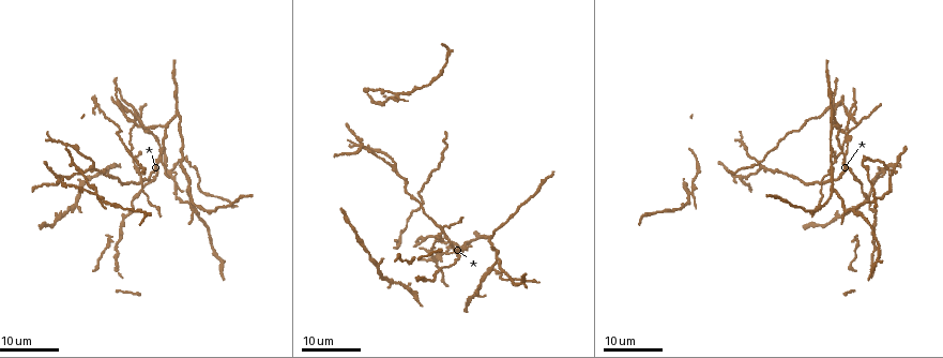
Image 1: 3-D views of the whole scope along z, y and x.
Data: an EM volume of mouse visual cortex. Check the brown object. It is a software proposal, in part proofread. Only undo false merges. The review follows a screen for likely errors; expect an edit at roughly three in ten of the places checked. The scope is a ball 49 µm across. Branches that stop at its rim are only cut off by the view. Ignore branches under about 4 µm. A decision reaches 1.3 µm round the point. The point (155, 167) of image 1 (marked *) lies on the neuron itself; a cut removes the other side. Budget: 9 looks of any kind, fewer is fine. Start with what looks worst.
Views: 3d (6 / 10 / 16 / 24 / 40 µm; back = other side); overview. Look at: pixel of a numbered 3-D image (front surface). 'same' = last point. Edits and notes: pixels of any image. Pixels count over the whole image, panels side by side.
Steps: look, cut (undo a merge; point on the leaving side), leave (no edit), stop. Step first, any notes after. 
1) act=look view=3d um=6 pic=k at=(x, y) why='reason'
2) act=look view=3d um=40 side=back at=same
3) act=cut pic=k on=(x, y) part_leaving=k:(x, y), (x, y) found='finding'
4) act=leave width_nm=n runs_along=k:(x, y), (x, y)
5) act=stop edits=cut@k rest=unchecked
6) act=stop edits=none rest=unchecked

act=look view=3d um=16 pic=1 at=(161, 152) why='four arms meet'

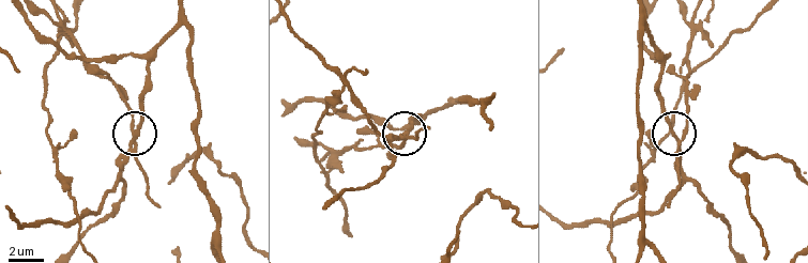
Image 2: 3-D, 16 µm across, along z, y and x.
act=look view=3d um=6 pic=2 at=(680, 138)

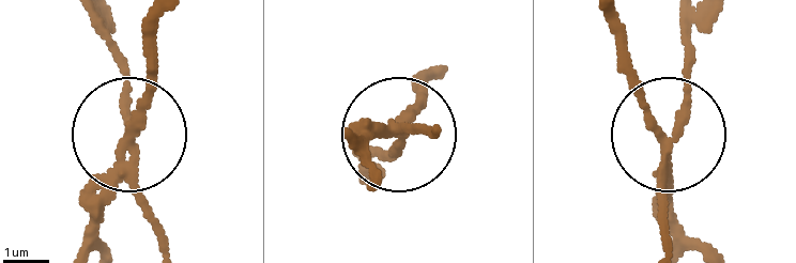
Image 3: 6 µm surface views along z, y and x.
act=cut pic=3 on=(161, 227) arms=4 part_leaving=3:(135, 163), (123, 63), (96, 17) found='two neurons meet here'

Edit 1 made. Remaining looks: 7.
act=look view=3d um=24 pic=1 at=(397, 92) why='four arms meet'

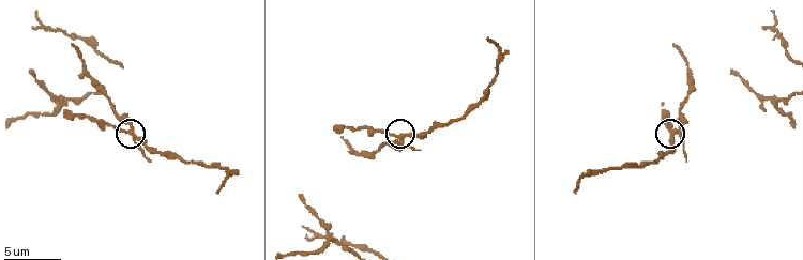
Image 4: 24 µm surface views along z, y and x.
act=look view=3d um=10 pic=4 at=(673, 130)

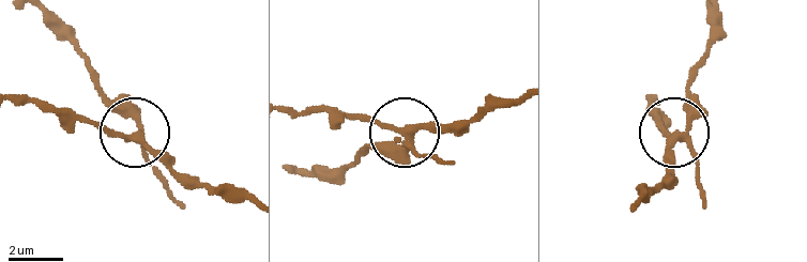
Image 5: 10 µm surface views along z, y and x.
act=look view=3d um=6 pic=5 at=(132, 135)

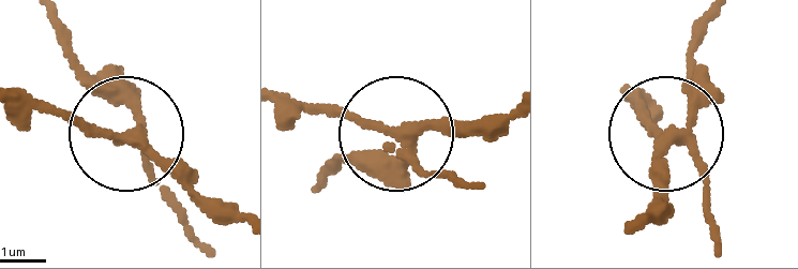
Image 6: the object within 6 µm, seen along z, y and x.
act=cut pic=6 on=(93, 84) width_nm=220 part_leaving=6:(141, 134), (61, 23) found='two neurons meet here'

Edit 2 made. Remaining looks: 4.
act=look view=3d um=16 pic=1 at=(823, 177) why='four or more arms meet'

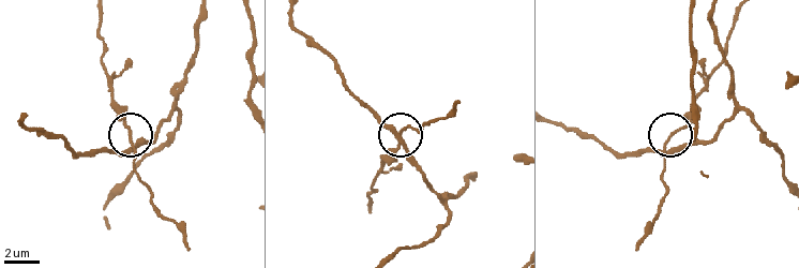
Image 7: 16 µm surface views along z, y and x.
act=look view=3d um=10 pic=7 at=(132, 140)

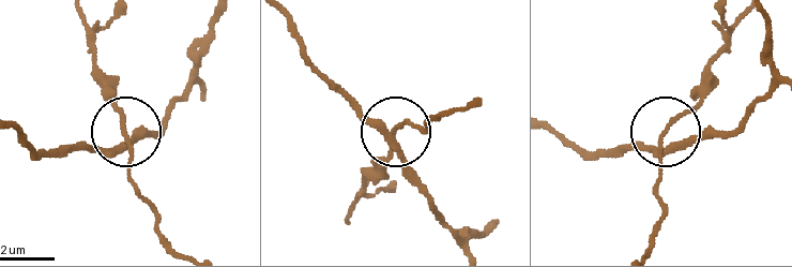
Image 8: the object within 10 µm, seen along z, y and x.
act=leave runs_along=8:(768, 77), (734, 128), (672, 142), (672, 123), (712, 84) found='continuous, no second neuron'

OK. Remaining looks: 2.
act=look view=3d um=16 pic=1 at=(186, 193) why='three arms meet'

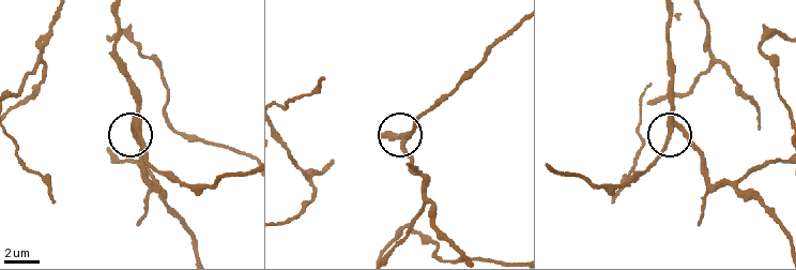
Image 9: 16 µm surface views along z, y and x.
act=look view=3d um=6 pic=9 at=(672, 127)

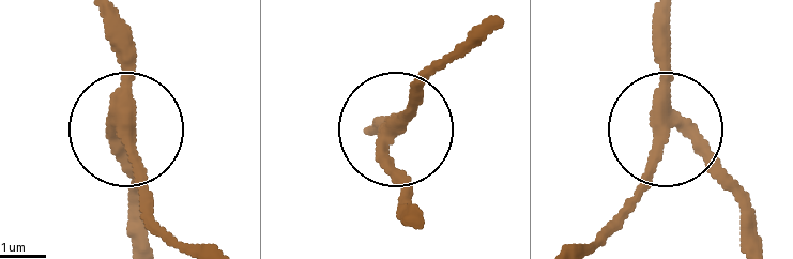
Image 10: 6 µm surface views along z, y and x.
act=leave width_nm=300 runs_along=10:(372, 122), (396, 134), (450, 57) found='continuous, no second neuron'

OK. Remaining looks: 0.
act=stop edits=cut@3,cut@6 rest=unchecked

